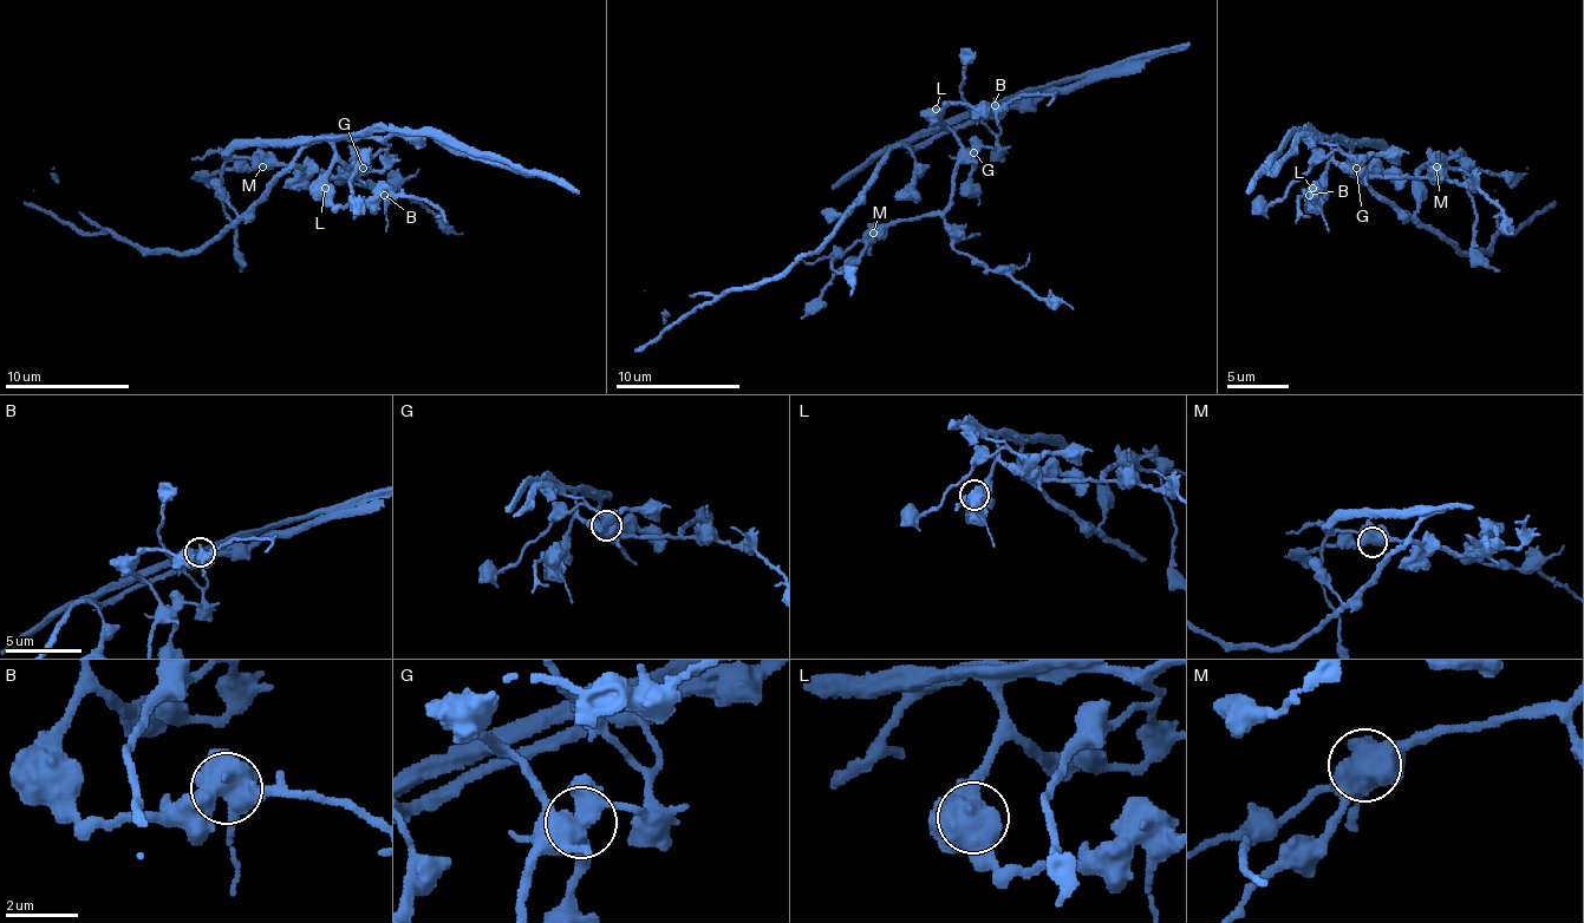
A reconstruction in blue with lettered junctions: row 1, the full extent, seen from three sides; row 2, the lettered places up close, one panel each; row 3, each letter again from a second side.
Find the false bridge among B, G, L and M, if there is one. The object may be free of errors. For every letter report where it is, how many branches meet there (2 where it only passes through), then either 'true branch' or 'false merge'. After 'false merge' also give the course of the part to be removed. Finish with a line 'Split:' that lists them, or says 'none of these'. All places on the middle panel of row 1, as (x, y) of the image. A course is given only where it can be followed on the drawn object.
B: place (995, 105); branches 4; true branch
G: place (973, 152); branches 5; false merge; course (972, 151), (995, 149), (991, 117), (888, 151), (814, 251), (662, 332), (665, 322)
L: place (936, 109); branches 3; true branch
M: place (873, 233); branches 5; true branch
Split: G

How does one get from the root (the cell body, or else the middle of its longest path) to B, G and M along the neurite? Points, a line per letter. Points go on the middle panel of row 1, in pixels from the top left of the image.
B: (907, 145), (923, 145), (945, 126), (938, 115), (947, 105), (976, 109), (995, 105)
G: (907, 145), (923, 145), (942, 130), (951, 130), (972, 151)
M: (907, 145), (923, 145), (942, 130), (957, 136), (953, 195), (942, 210), (895, 220), (873, 233)

